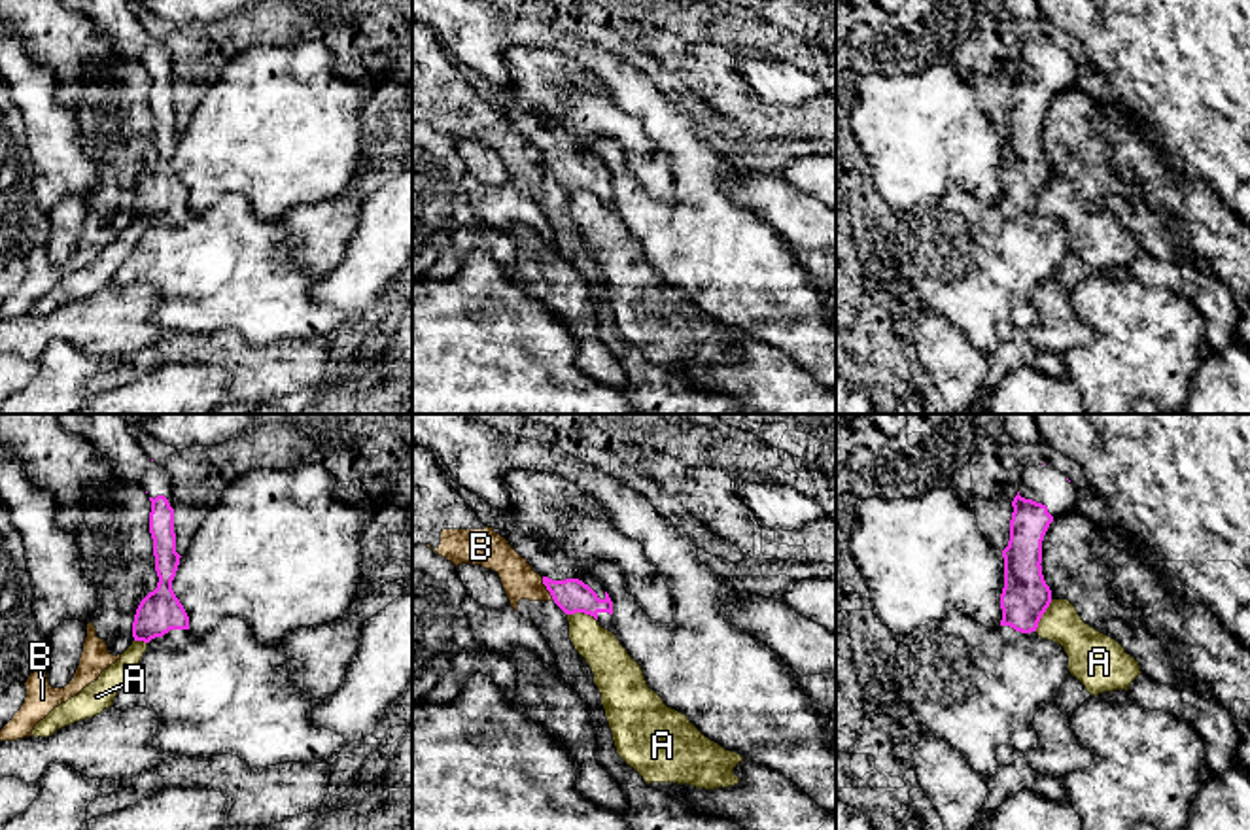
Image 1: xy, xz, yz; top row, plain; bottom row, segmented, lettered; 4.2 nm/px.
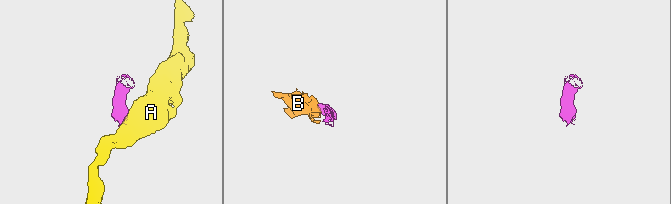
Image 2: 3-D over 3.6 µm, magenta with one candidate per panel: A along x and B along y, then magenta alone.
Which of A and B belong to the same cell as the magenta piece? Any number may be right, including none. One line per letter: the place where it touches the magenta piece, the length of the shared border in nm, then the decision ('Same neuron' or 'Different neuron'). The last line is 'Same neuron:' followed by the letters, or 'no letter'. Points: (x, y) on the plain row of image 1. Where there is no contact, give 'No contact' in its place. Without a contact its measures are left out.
A: Touches magenta at yz (1042, 190). Shared border 150 nm. Different neuron
B: Touches magenta at xz (547, 165). Shared border 120 nm. Different neuron
Same neuron: no letter

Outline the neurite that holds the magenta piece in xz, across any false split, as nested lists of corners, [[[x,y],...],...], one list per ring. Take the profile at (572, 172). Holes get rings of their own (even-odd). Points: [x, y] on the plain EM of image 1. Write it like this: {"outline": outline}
{"outline": [[[512,47],[505,57],[511,79],[511,91],[503,93],[507,117],[543,153],[543,161],[565,191],[590,191],[613,208],[613,178],[588,146],[598,136],[609,136],[620,144],[632,172],[652,197],[673,199],[669,163],[649,138],[645,123],[620,110],[592,74],[552,49]]]}

